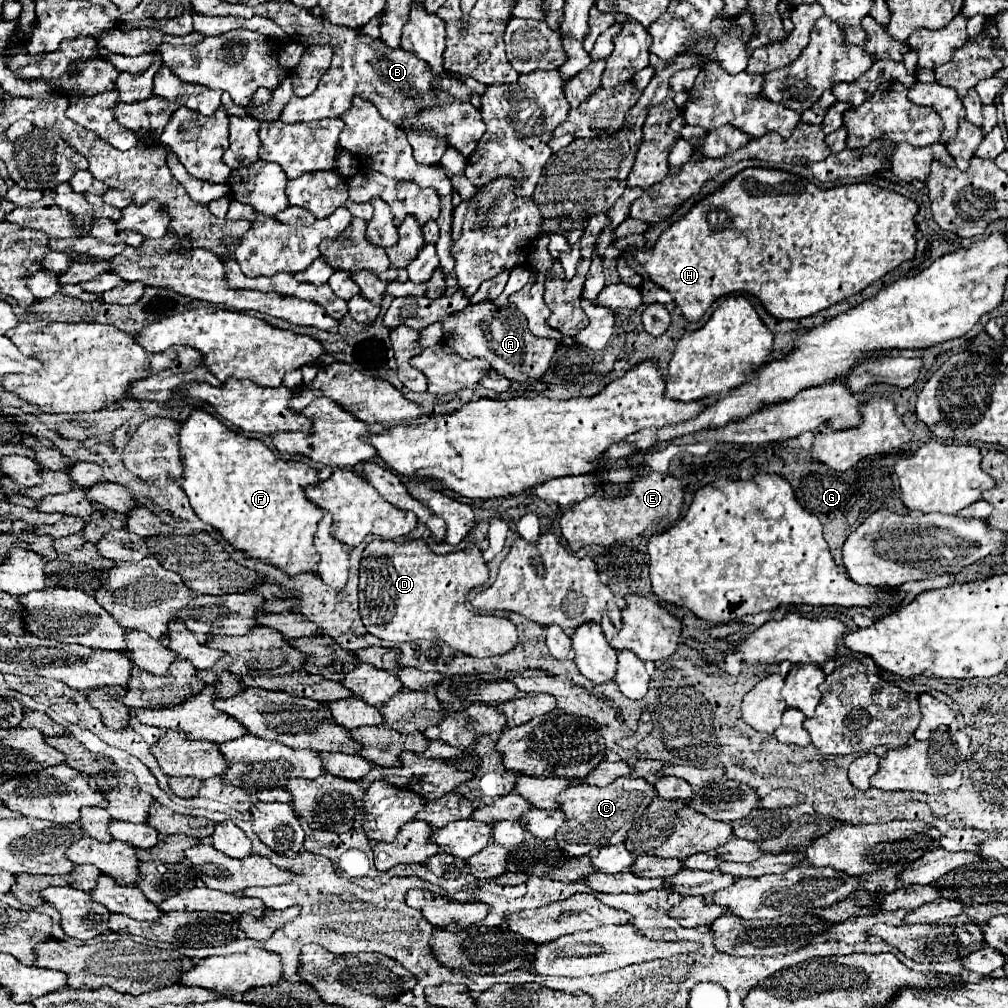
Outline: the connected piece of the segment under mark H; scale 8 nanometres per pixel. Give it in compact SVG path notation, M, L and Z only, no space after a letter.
M745 168L671 224L643 262L641 252L635 252L633 258L657 286L673 296L687 320L697 322L717 298L733 292L755 294L767 312L779 320L799 320L859 294L901 262L911 260L915 256L915 214L917 204L911 198L875 184L849 184L825 190L793 172Z

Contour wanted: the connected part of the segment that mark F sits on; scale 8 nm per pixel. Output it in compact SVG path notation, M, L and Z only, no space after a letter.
M193 408L189 418L181 422L179 450L183 464L179 486L189 496L191 508L203 522L217 528L225 540L229 540L235 548L245 550L247 556L273 564L291 576L301 572L317 572L319 554L313 546L313 536L323 510L305 496L305 486L319 482L317 470L301 460L277 458L261 440L229 430L217 416L205 412L203 408Z

